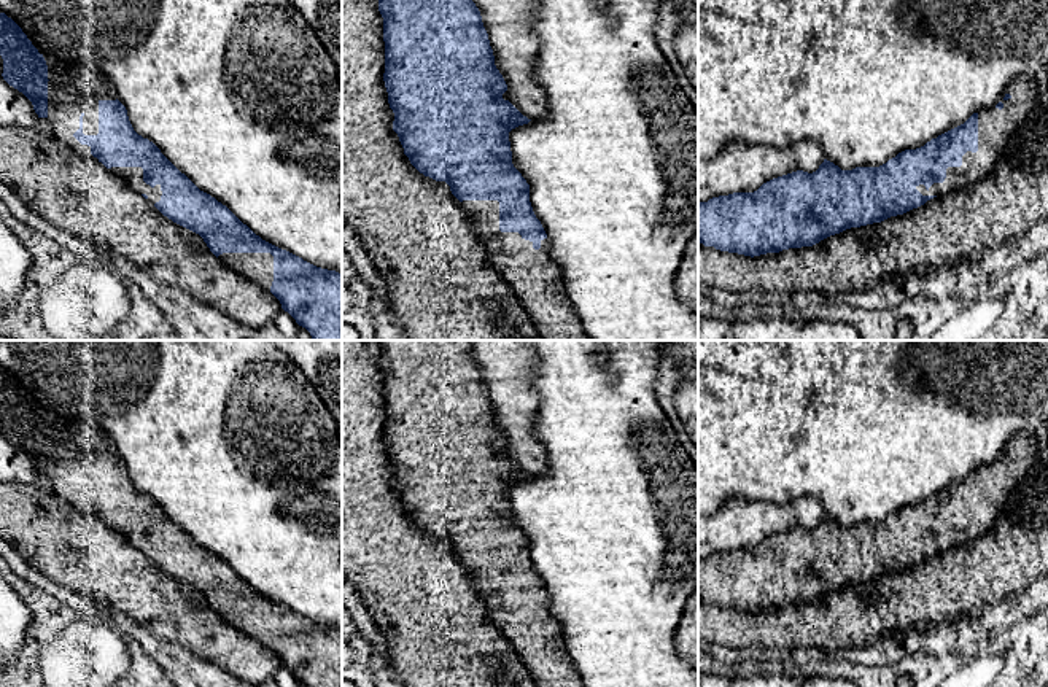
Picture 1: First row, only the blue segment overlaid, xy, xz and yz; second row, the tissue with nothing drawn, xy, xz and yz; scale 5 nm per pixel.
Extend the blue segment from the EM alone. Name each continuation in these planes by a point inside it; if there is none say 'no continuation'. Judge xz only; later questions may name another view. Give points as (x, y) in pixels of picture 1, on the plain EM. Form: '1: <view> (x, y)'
1: xz (536, 635)

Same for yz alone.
1: yz (996, 482)

